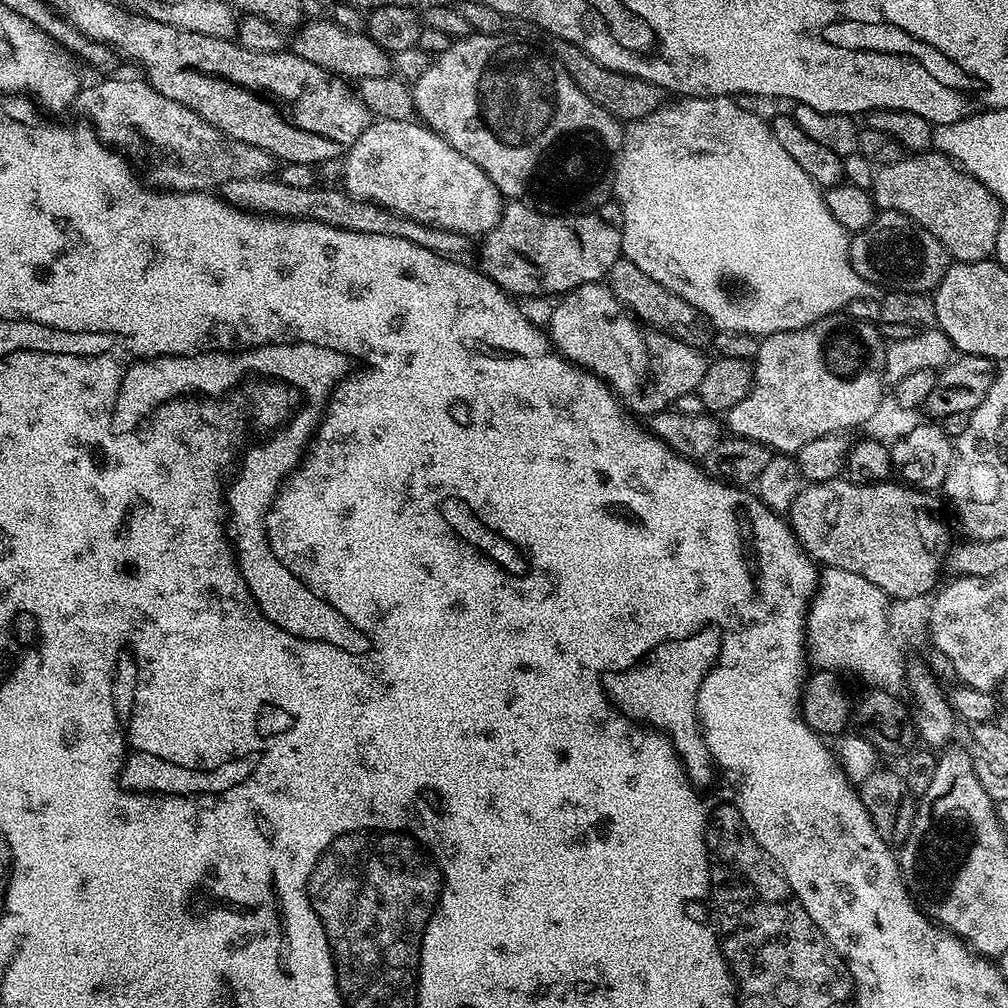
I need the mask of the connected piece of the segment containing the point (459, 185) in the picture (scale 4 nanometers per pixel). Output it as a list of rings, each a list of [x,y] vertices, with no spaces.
[[[373,119],[372,125],[354,143],[347,145],[342,164],[342,188],[352,199],[369,200],[387,211],[414,218],[414,222],[432,224],[445,232],[456,232],[465,238],[480,238],[498,226],[500,216],[504,213],[505,197],[501,196],[498,186],[490,182],[488,175],[477,164],[470,162],[466,154],[458,154],[458,150],[454,150],[454,146],[447,144],[437,132],[431,132],[415,119]]]

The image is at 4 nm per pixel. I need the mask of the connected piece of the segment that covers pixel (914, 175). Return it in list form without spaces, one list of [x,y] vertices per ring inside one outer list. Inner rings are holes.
[[[927,150],[905,155],[893,164],[879,165],[870,191],[877,209],[901,212],[930,230],[953,261],[973,264],[995,253],[1001,201],[986,185],[941,152]]]

